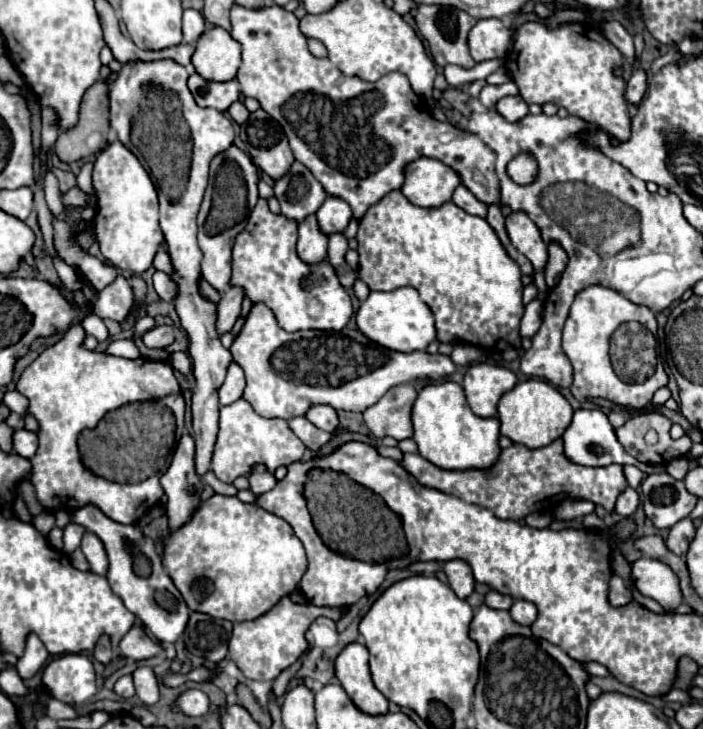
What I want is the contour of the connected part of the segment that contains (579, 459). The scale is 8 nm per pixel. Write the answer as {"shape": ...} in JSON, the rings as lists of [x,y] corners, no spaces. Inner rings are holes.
{"shape":[[[585,408],[575,410],[573,422],[569,424],[569,428],[563,434],[563,442],[565,442],[567,458],[571,458],[573,462],[583,464],[583,466],[633,465],[645,474],[663,473],[666,471],[663,465],[642,463],[636,458],[631,458],[629,454],[625,454],[623,446],[619,444],[619,440],[615,436],[615,428],[609,424],[607,416],[601,410],[585,410]]]}

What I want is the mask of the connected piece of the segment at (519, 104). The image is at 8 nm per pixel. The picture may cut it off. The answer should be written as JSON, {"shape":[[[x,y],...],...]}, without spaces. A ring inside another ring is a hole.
{"shape":[[[505,96],[495,104],[495,110],[507,120],[507,122],[517,122],[523,116],[527,116],[529,108],[527,104],[521,100],[521,96]]]}

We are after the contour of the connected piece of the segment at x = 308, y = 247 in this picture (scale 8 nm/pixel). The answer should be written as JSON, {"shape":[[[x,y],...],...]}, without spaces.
{"shape":[[[315,214],[307,216],[299,224],[299,242],[297,242],[297,252],[303,262],[319,262],[327,254],[327,234],[319,230]]]}

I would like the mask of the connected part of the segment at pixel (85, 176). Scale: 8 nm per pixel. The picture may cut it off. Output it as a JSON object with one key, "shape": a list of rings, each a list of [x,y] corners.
{"shape":[[[85,164],[80,173],[77,176],[77,186],[85,193],[91,193],[93,191],[92,186],[92,170],[93,164]]]}

